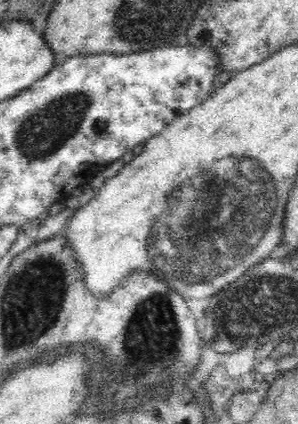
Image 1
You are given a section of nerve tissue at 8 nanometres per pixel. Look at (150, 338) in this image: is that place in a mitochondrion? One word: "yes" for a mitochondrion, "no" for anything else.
yes

